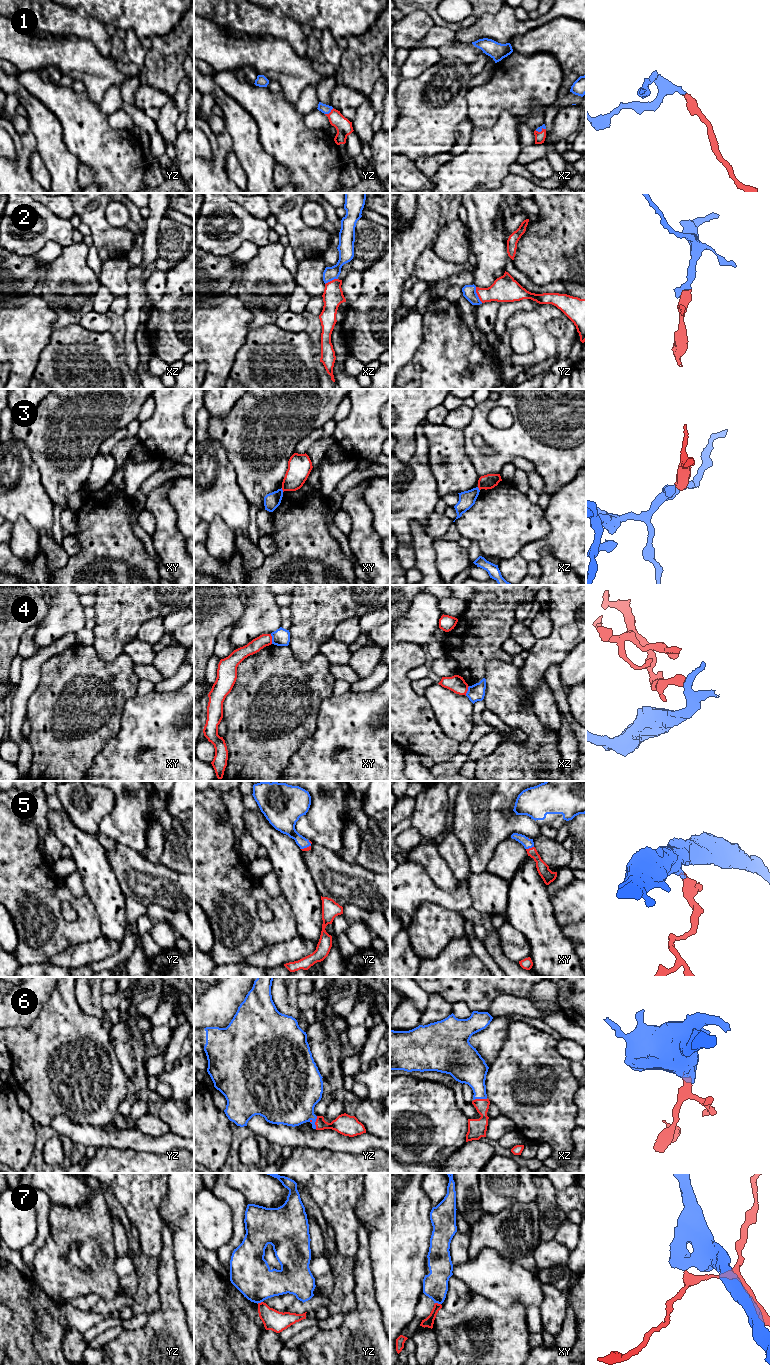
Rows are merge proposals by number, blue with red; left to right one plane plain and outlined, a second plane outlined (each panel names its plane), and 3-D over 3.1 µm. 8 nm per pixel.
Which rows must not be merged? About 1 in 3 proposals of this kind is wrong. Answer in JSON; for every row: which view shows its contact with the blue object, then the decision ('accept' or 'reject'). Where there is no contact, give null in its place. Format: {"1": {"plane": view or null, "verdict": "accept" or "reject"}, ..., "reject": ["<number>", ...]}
{"1": {"plane": "yz", "verdict": "accept"}, "2": {"plane": "yz", "verdict": "accept"}, "3": {"plane": "xy", "verdict": "reject"}, "4": {"plane": "xy", "verdict": "reject"}, "5": {"plane": "xy", "verdict": "accept"}, "6": {"plane": "xz", "verdict": "accept"}, "7": {"plane": "xy", "verdict": "reject"}, "reject": ["3", "4", "7"]}

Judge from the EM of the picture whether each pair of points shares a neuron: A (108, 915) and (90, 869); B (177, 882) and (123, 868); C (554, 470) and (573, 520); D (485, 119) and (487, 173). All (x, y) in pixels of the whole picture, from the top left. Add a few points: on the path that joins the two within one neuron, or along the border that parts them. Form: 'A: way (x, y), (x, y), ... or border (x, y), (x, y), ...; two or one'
A: way (108, 904), (108, 898), (99, 880); one
B: way (164, 882), (147, 882), (136, 875); one
C: border (575, 476), (551, 495); two
D: border (502, 112), (490, 127), (474, 127); two

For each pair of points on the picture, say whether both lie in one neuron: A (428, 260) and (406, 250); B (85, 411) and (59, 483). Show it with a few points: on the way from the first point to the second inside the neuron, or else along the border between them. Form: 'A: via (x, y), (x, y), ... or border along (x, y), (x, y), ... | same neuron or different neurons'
A: border along (430, 245), (417, 258), (413, 273) | different neurons
B: via (70, 429), (70, 447), (66, 465) | same neuron

